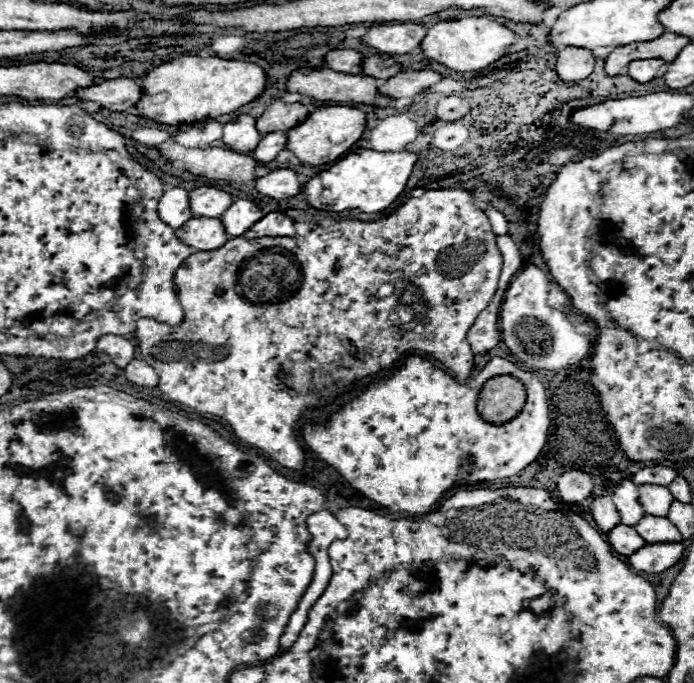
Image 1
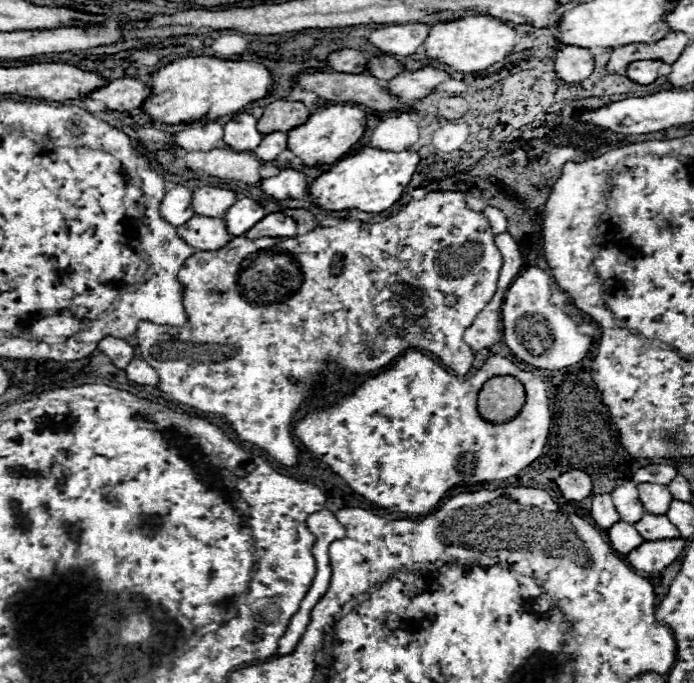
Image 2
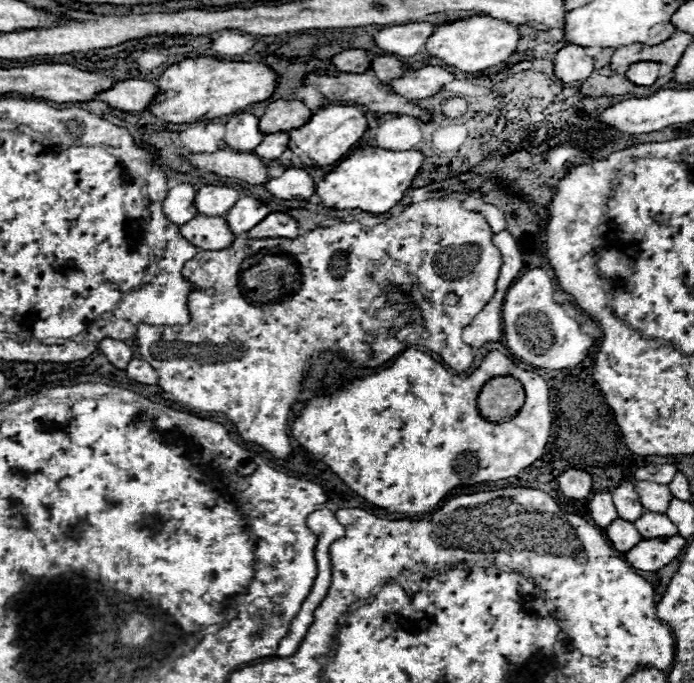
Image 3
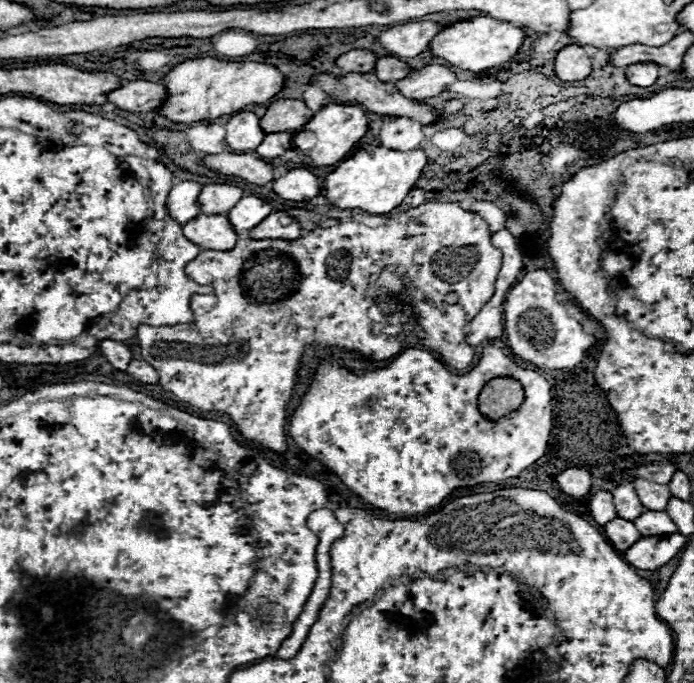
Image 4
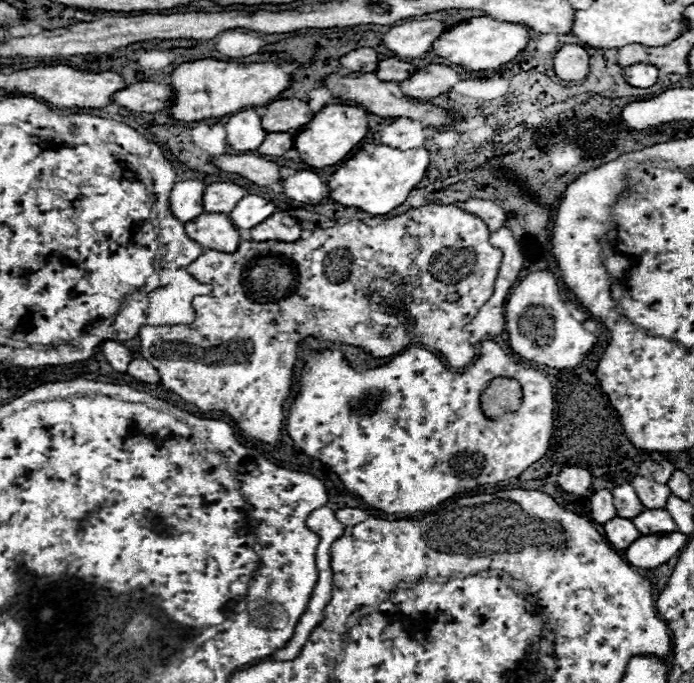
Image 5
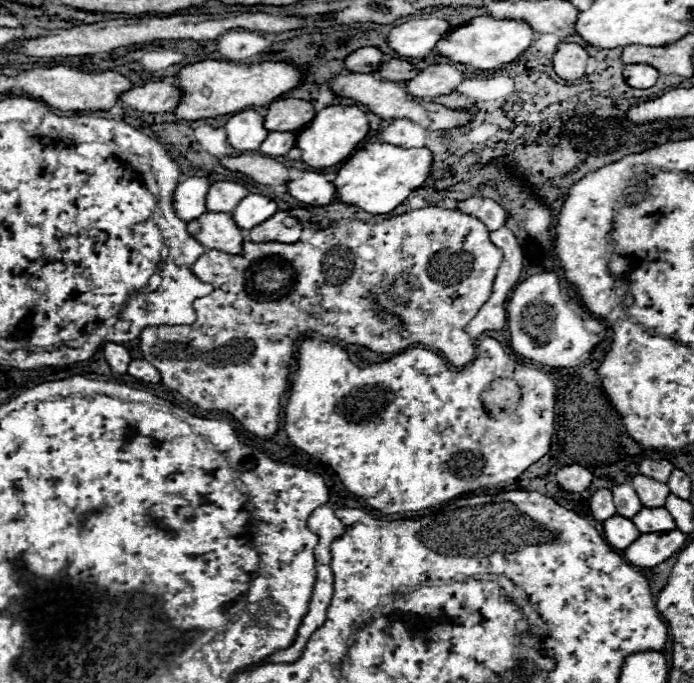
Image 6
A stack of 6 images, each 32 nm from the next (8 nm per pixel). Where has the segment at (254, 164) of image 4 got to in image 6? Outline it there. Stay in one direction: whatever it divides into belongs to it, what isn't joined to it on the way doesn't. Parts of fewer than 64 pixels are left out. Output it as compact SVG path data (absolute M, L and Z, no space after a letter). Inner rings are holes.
M260 154L224 156L220 158L220 164L230 172L240 172L250 180L266 186L284 186L288 180L288 168L284 164Z

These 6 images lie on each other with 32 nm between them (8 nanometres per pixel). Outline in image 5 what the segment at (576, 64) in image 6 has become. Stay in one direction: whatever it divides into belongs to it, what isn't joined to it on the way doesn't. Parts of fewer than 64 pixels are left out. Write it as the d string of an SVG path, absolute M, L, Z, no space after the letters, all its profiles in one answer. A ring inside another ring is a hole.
M564 44L554 56L554 72L562 80L582 80L588 76L590 56L578 44Z

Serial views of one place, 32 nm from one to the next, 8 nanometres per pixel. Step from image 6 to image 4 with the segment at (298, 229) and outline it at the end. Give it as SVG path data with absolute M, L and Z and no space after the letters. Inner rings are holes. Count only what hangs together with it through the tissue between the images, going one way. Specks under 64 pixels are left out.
M274 212L266 222L260 222L250 230L250 238L266 240L266 238L280 238L280 240L296 240L300 236L300 224L288 216L286 212Z

